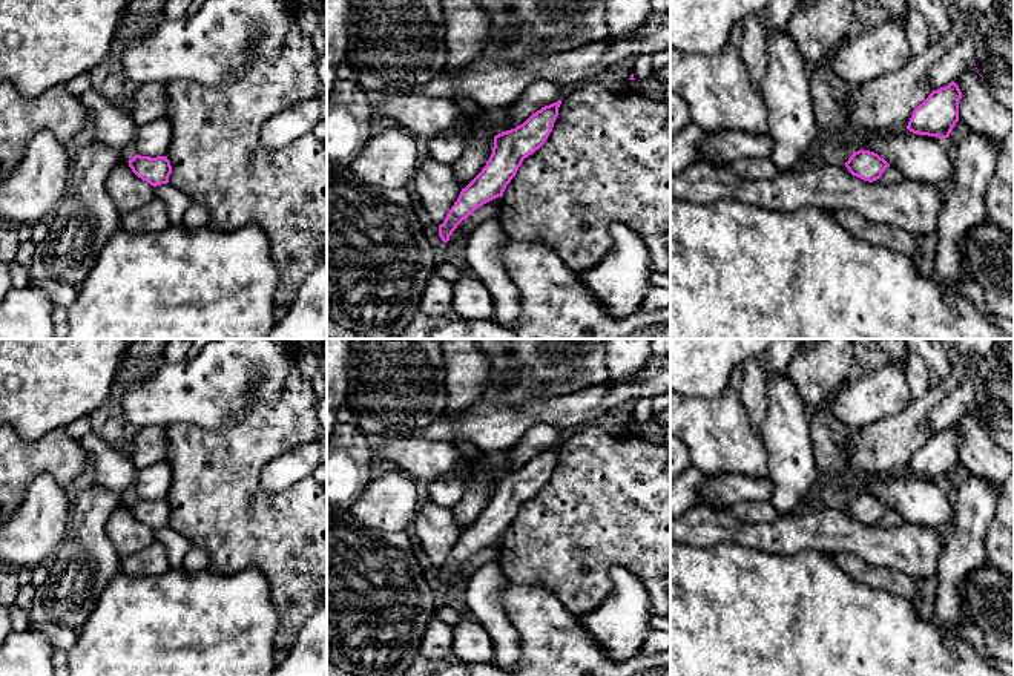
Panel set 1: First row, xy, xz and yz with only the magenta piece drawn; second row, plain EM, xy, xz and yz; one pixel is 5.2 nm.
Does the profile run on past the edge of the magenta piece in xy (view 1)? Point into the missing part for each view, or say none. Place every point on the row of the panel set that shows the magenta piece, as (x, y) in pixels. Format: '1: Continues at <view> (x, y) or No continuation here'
1: No continuation here

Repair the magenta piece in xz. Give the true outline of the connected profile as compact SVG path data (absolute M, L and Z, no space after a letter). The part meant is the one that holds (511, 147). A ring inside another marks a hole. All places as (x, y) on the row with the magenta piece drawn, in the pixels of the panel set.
M561 100L542 107L515 129L494 136L494 147L482 172L462 189L457 201L439 225L439 236L443 242L457 225L483 204L503 196L506 185L515 176L523 159L538 150L558 116Z

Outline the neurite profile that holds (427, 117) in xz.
M388 92L374 107L376 116L388 118L413 135L430 139L463 124L463 109L456 98Z

